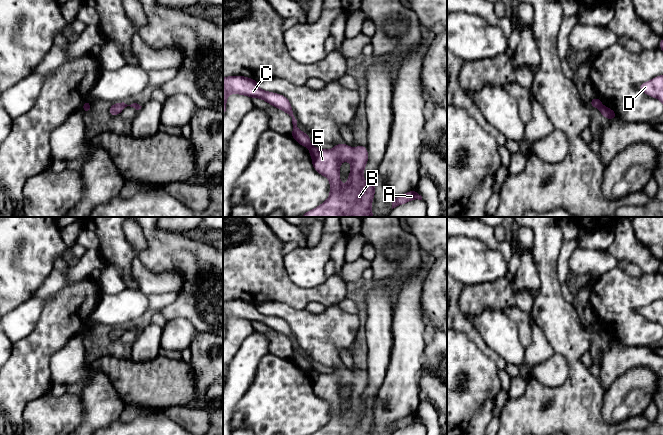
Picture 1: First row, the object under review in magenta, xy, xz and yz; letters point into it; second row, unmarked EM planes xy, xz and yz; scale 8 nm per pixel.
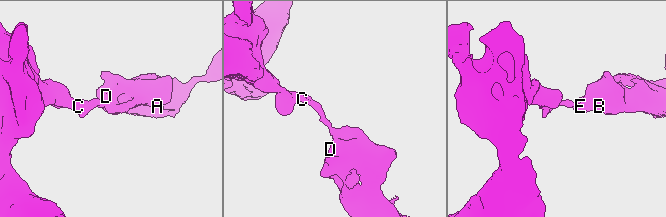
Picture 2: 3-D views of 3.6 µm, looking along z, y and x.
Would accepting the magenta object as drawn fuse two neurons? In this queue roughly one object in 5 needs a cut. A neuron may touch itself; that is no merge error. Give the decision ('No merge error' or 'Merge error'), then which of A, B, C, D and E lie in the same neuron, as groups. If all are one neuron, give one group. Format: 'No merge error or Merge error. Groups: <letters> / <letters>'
Merge error. Groups: A B D E / C

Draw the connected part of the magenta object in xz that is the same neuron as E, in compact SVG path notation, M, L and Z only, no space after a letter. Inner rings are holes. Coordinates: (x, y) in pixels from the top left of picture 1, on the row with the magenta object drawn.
M345 143L336 144L333 149L323 150L309 146L314 169L330 181L329 198L320 206L301 217L374 217L371 211L378 179L377 170L365 184L364 168L368 161L365 146L351 148ZM349 161L351 171L345 186L341 184L340 163Z

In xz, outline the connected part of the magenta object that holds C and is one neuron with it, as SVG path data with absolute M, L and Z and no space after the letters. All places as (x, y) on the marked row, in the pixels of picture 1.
M243 76L223 77L223 115L226 112L226 100L229 94L241 94L252 98L260 98L272 106L285 111L292 117L293 132L291 136L302 146L311 146L308 134L300 131L297 127L289 100L283 95L267 92L257 86L257 81Z

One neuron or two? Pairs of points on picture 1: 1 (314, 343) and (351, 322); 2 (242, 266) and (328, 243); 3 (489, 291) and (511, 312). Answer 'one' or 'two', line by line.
1: one
2: two
3: two

